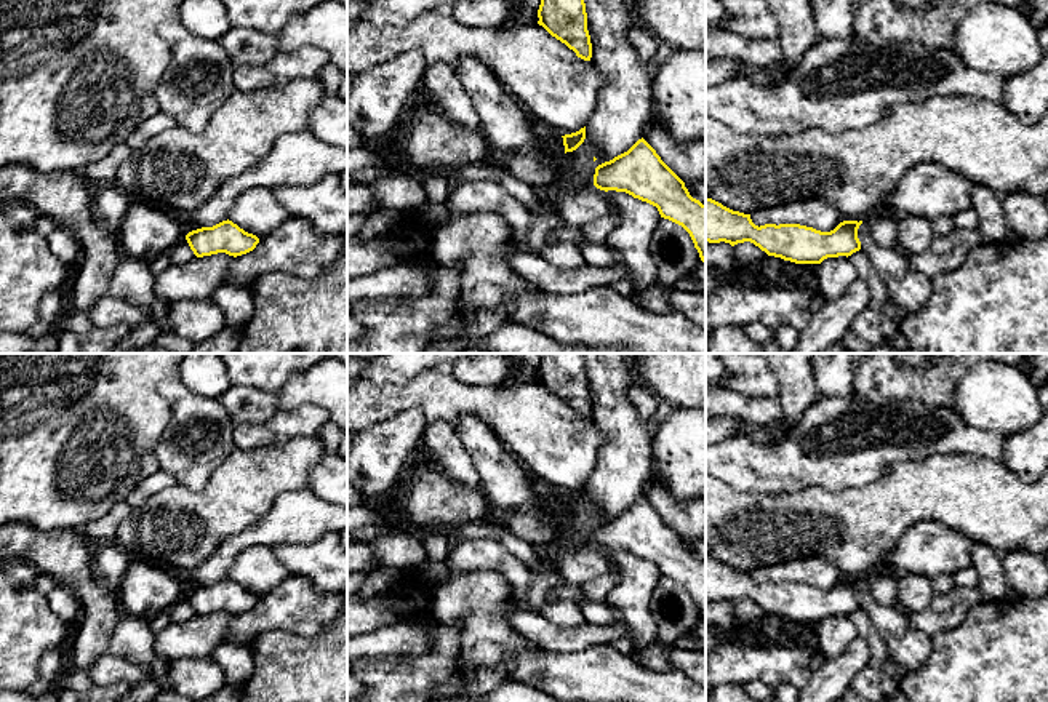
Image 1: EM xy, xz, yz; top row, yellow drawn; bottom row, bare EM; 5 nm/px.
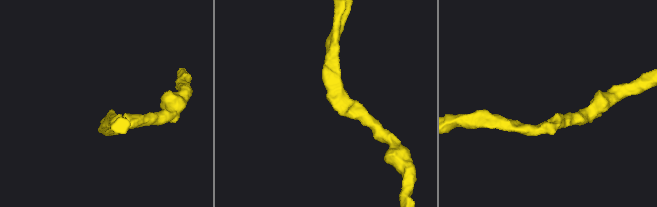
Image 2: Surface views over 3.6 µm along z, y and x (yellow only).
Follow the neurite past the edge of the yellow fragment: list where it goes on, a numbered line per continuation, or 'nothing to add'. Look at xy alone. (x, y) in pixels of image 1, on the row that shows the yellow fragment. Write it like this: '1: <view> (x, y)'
nothing to add

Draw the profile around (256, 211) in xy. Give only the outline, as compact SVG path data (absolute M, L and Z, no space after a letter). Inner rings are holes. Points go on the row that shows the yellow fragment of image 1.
M250 189L229 211L229 221L258 238L266 238L291 214L277 201L270 189Z

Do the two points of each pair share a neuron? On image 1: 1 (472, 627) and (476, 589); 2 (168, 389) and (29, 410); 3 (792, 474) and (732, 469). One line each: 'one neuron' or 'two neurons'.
1: one neuron
2: two neurons
3: one neuron

